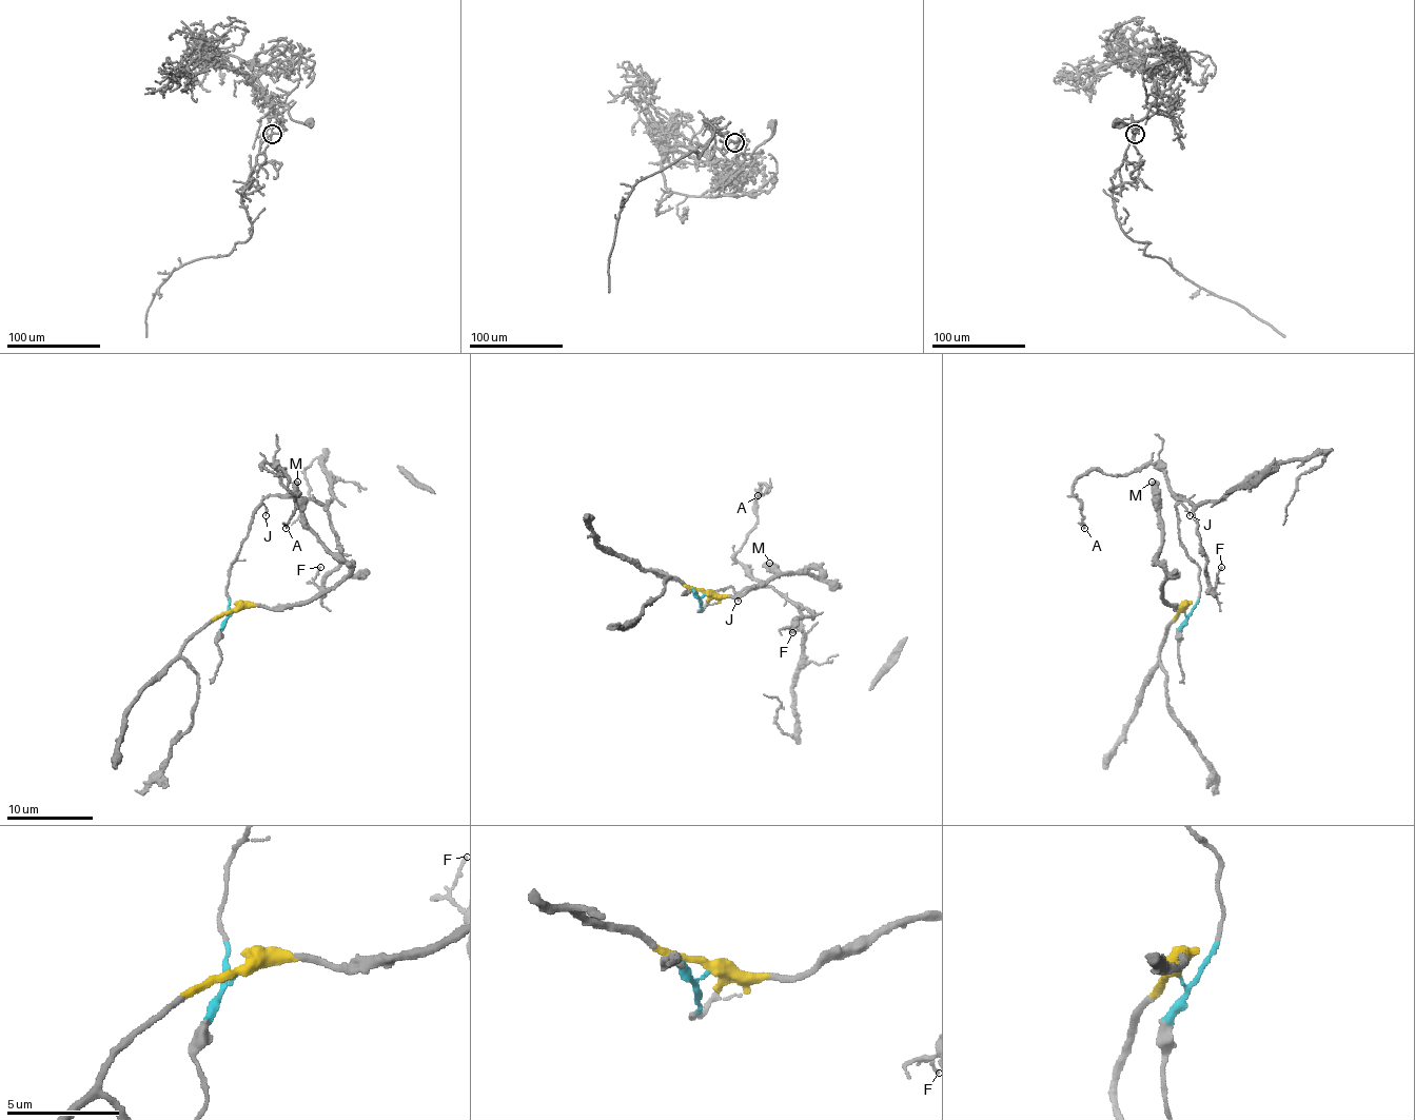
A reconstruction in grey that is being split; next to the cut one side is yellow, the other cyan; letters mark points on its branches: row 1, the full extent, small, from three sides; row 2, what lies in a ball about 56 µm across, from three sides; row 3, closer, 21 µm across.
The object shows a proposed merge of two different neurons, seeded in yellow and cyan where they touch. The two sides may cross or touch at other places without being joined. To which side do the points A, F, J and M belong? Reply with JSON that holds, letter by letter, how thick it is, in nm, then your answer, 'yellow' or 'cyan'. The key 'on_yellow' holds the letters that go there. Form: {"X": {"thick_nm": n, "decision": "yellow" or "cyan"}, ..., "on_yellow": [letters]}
{"A": {"thick_nm": 220, "decision": "cyan"}, "F": {"thick_nm": 110, "decision": "cyan"}, "J": {"thick_nm": 110, "decision": "cyan"}, "M": {"thick_nm": 500, "decision": "yellow"}, "on_yellow": ["M"]}

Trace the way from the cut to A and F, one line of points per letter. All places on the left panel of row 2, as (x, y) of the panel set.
A: (231, 610), (229, 567), (255, 507), (288, 492), (266, 464), (274, 474), (286, 470), (294, 503), (286, 528)
F: (231, 610), (229, 567), (268, 496), (325, 507), (339, 565), (322, 587), (313, 581), (319, 567)

